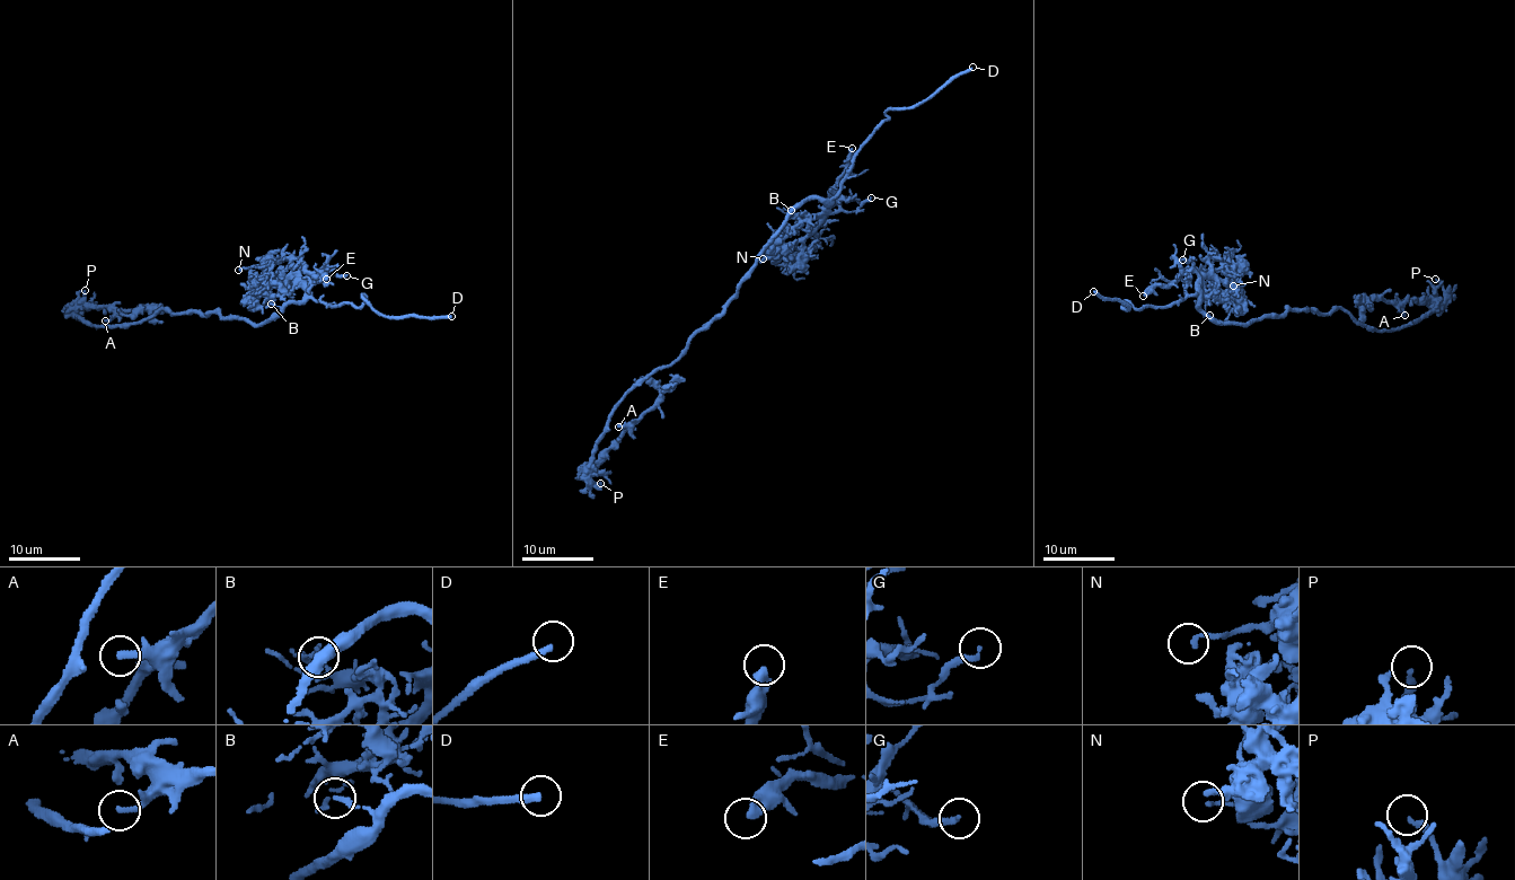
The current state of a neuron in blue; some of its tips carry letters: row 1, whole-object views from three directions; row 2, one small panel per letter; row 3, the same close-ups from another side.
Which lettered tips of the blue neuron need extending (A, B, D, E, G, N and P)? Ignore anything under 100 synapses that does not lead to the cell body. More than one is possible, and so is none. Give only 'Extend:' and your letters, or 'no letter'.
Extend: D

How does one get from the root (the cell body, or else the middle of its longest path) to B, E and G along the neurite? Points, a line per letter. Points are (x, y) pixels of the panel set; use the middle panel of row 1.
B: (763, 251), (790, 211), (799, 203), (791, 210)
E: (763, 251), (804, 201), (825, 202), (825, 219), (852, 148)
G: (763, 251), (784, 218), (804, 201), (820, 198), (826, 200), (828, 210), (847, 212), (854, 211), (871, 198)

